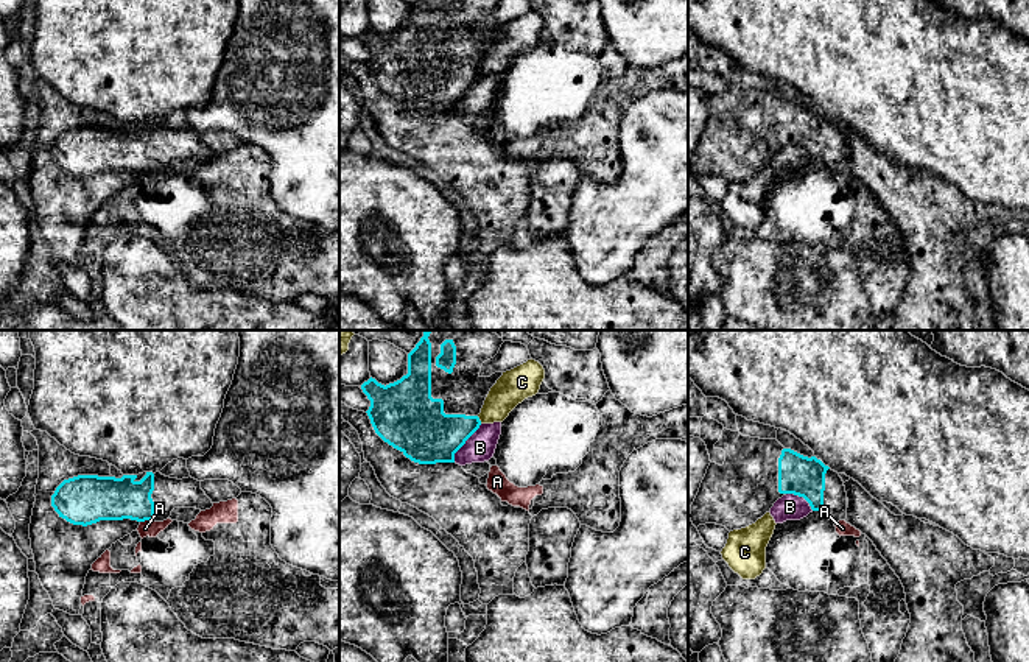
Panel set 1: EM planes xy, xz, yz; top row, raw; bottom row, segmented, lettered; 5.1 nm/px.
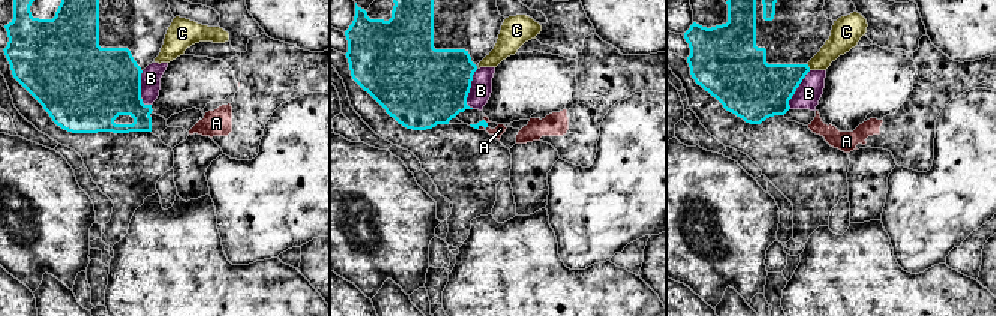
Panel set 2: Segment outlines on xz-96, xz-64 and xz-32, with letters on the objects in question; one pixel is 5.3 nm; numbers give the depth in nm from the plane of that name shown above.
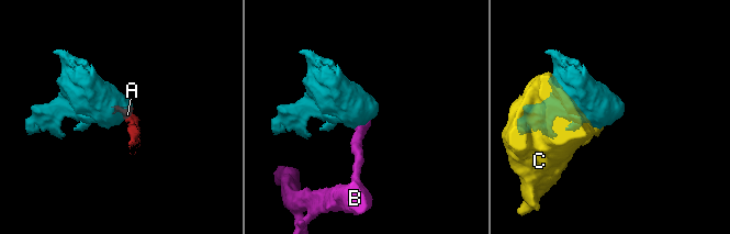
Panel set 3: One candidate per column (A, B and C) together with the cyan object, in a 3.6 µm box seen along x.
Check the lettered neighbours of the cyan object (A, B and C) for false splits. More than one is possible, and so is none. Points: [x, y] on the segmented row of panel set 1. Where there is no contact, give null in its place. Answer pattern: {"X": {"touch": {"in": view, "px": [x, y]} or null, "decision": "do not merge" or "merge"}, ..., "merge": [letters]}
{"A": {"touch": {"in": "xy", "px": [147, 519]}, "decision": "do not merge"}, "B": {"touch": {"in": "xz", "px": [464, 443]}, "decision": "do not merge"}, "C": {"touch": {"in": "xz", "px": [478, 419]}, "decision": "do not merge"}, "merge": []}

